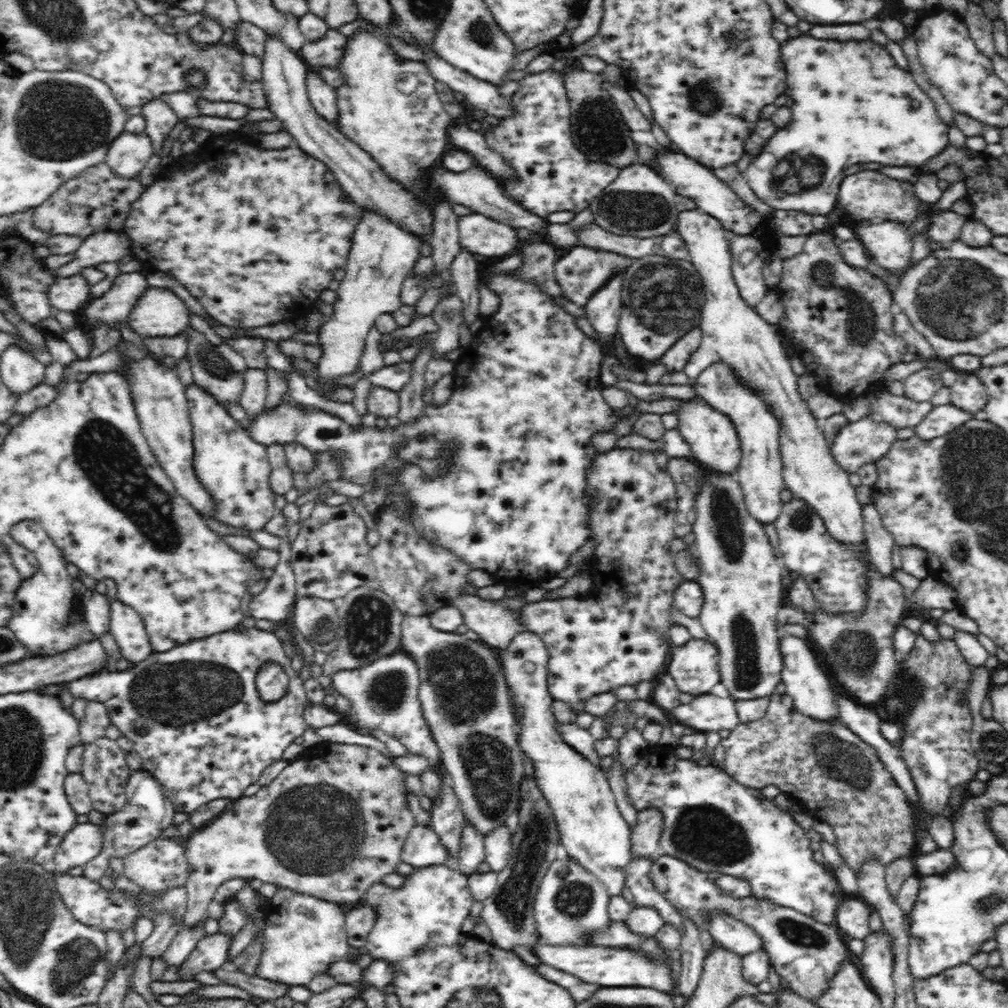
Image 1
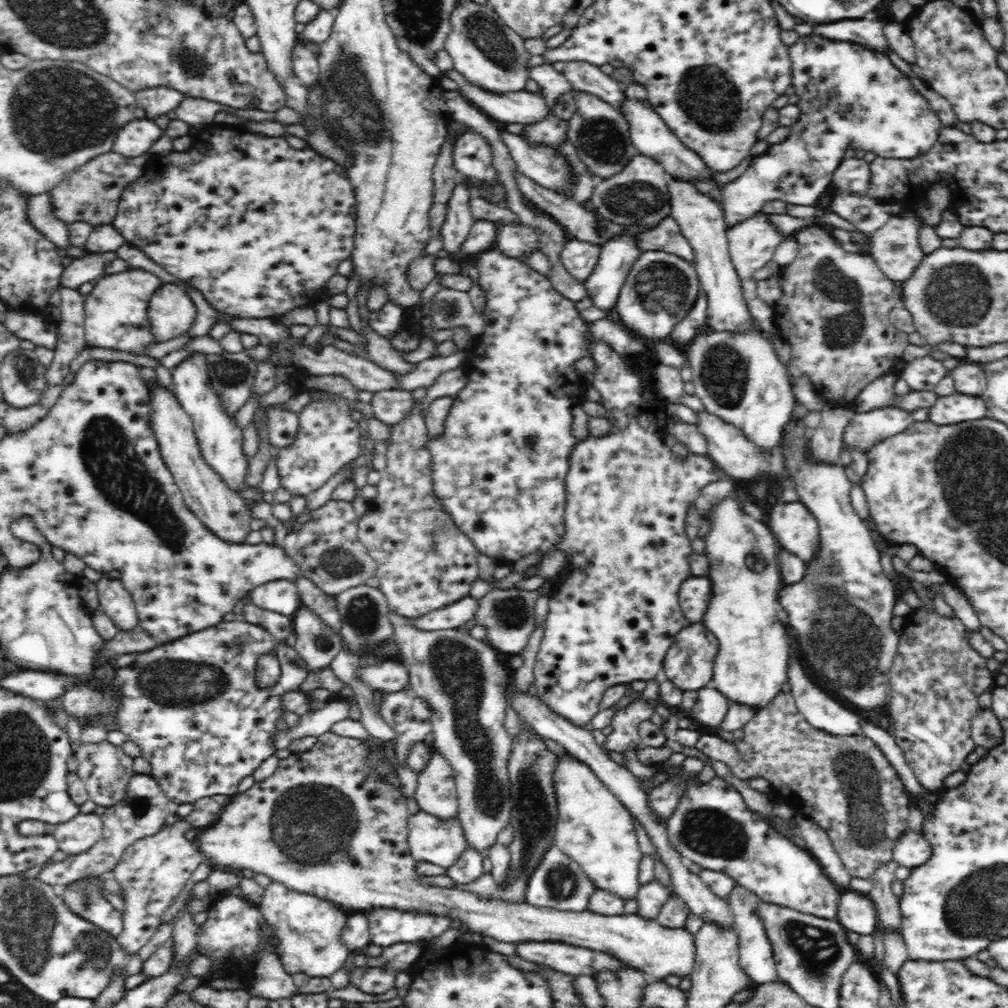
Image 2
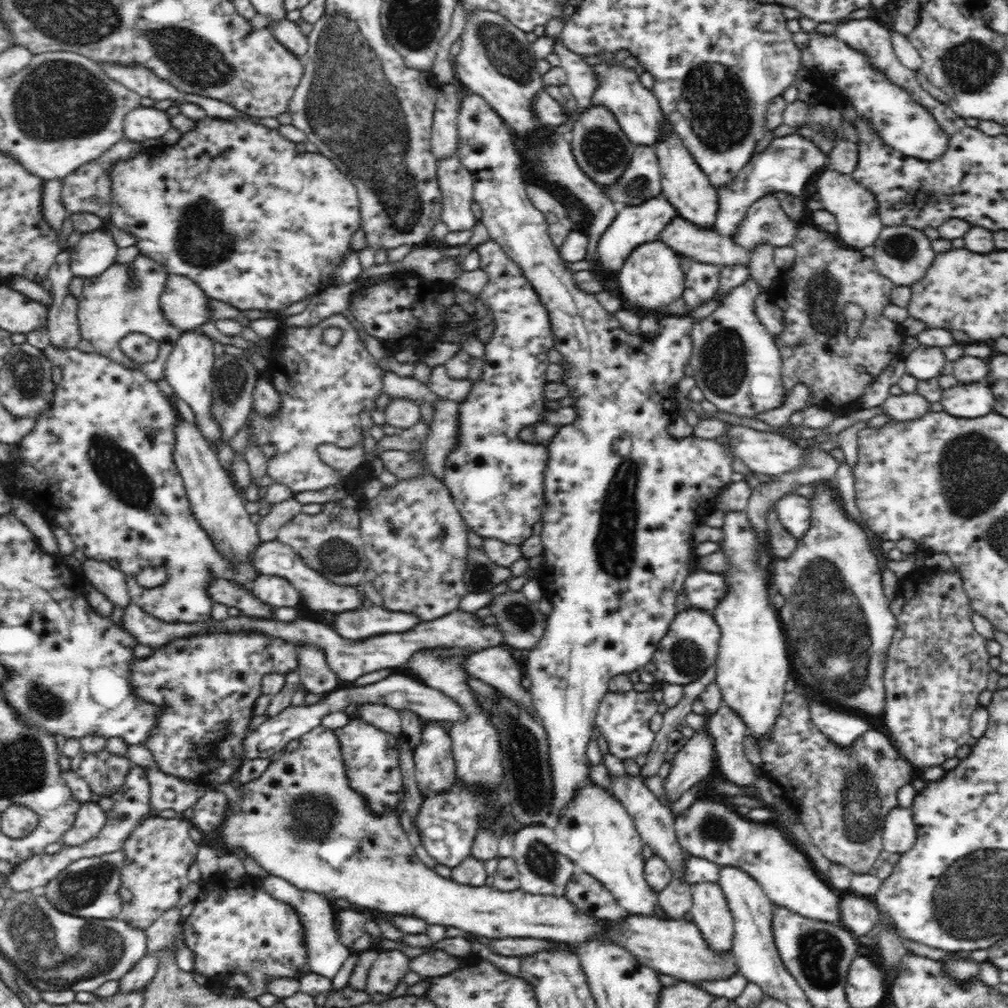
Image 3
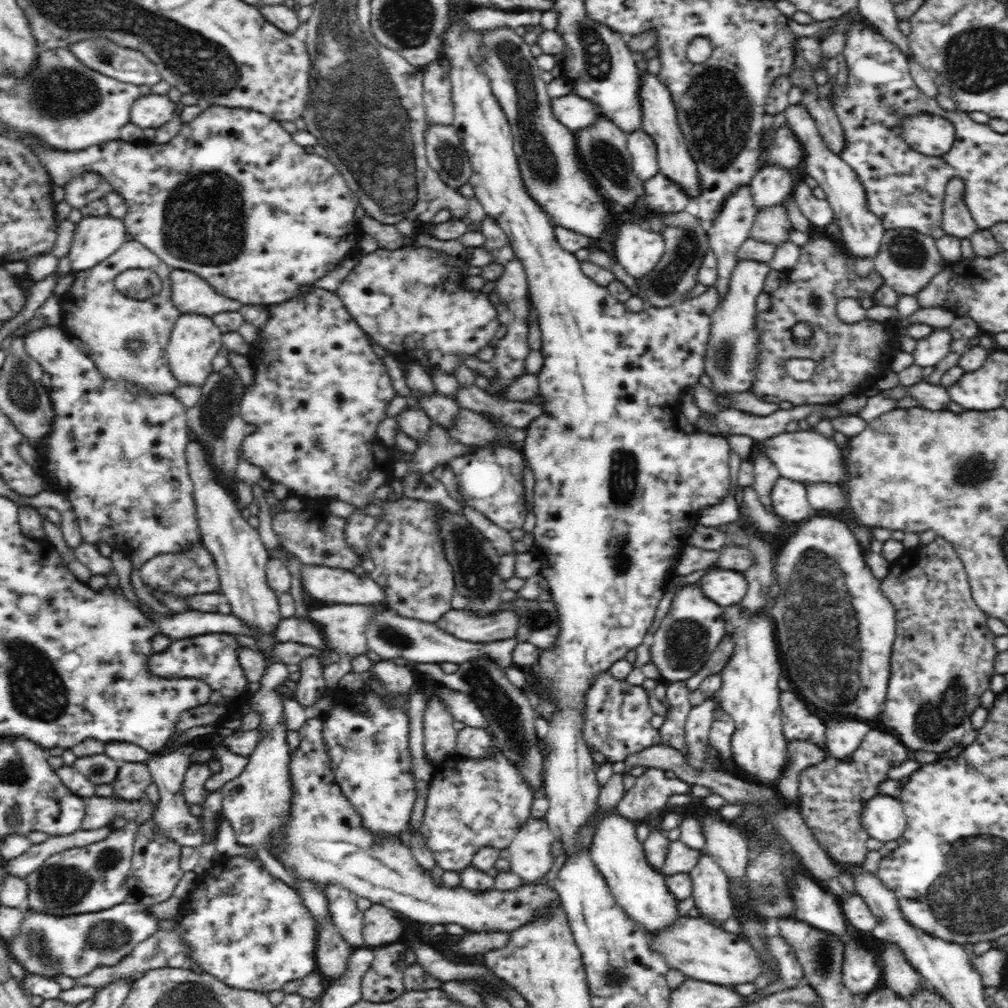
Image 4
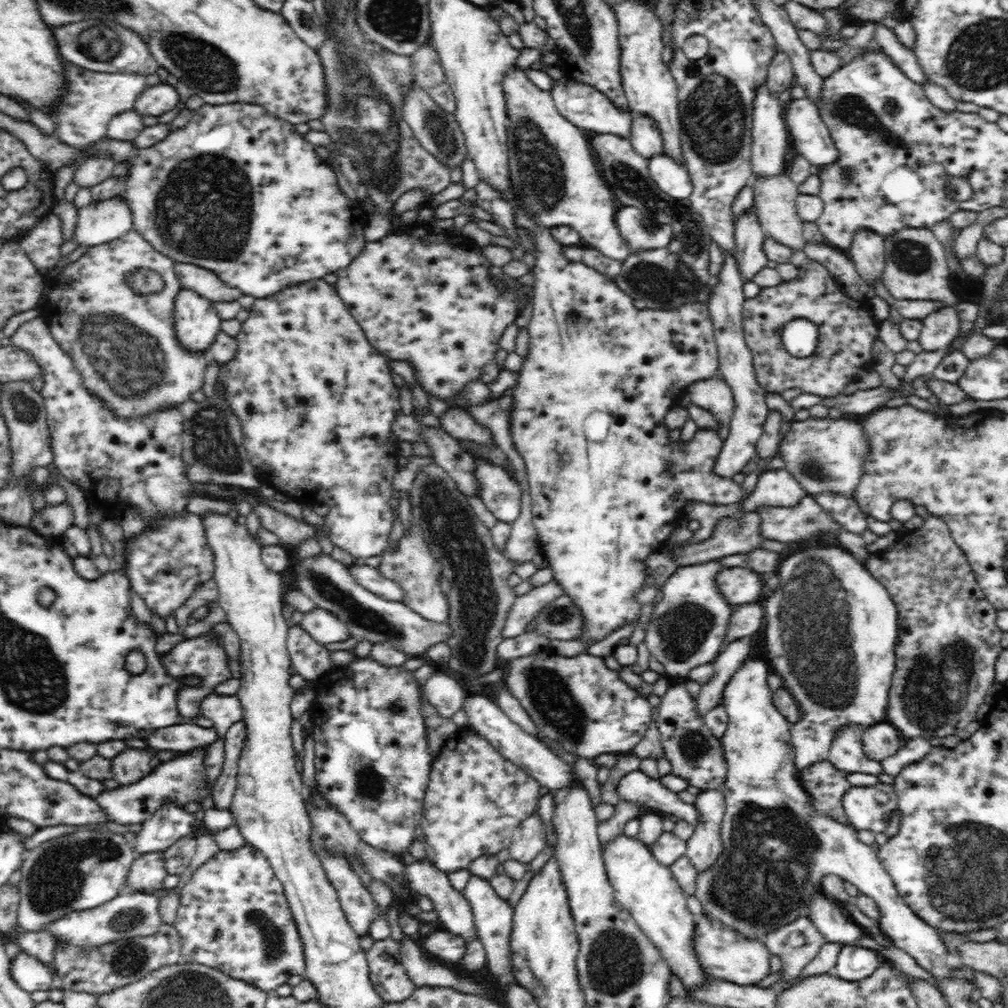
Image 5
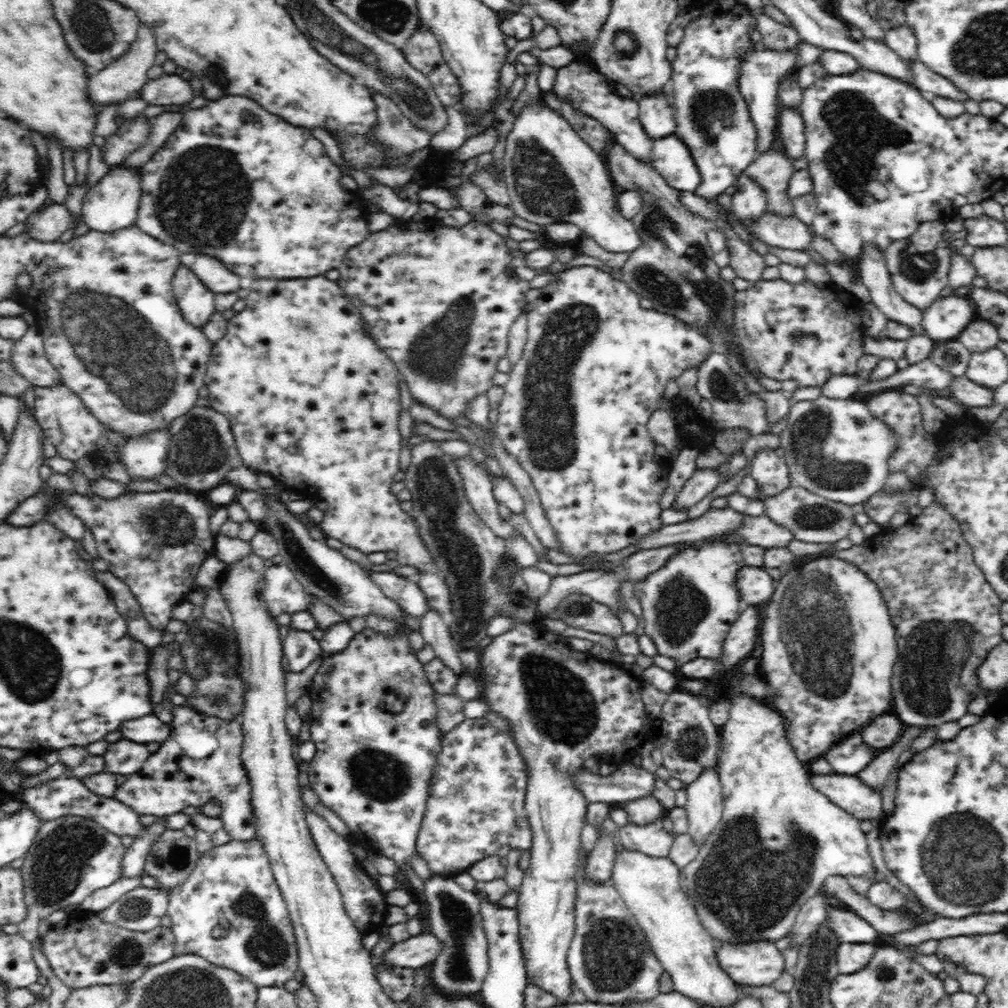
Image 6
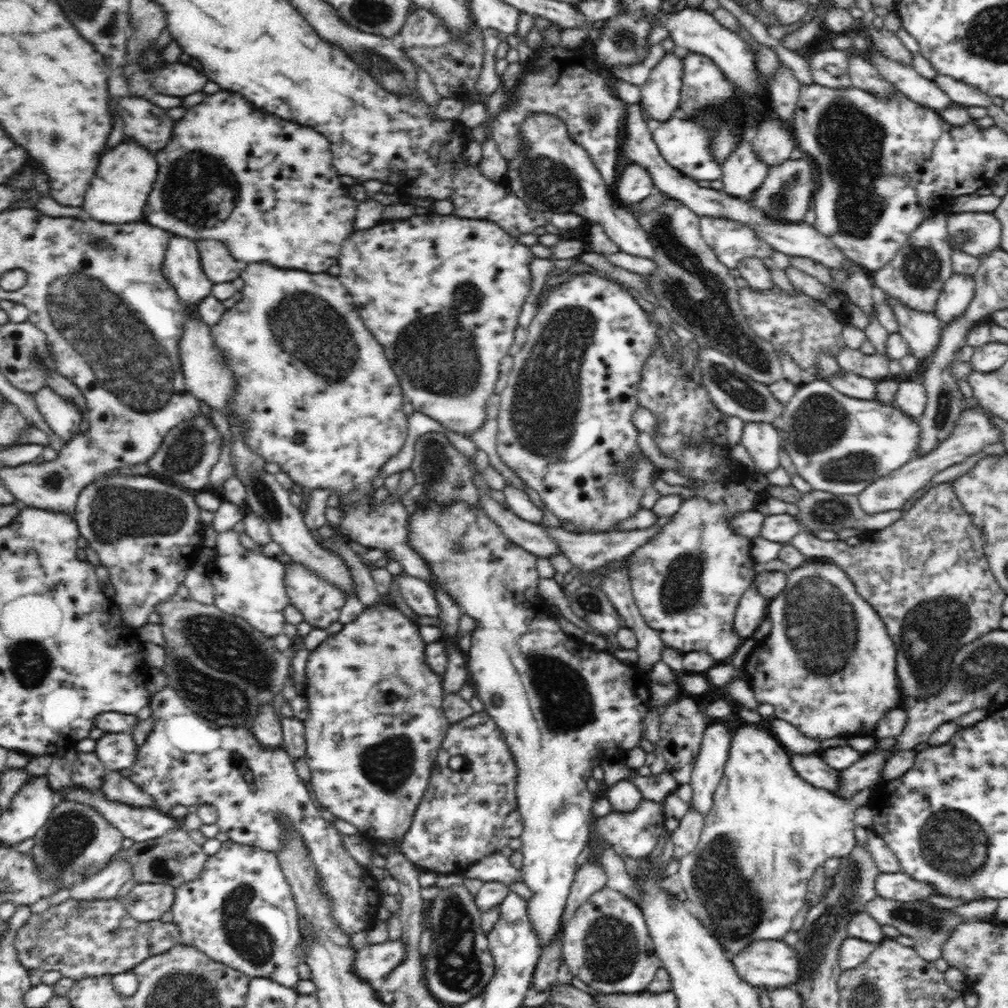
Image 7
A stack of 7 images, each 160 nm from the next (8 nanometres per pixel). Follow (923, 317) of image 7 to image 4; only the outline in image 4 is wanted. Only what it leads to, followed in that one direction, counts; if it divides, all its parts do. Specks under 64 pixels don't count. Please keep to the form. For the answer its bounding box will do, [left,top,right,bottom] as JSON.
[785,103,886,258]

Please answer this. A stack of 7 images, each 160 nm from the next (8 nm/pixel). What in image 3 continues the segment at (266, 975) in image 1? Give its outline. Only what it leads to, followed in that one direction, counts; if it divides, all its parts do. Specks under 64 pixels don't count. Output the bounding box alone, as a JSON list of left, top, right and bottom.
[262,875,352,981]

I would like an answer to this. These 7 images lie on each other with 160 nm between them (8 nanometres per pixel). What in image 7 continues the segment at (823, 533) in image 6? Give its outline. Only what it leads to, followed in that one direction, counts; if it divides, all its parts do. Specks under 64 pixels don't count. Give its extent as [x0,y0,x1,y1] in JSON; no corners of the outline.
[794,491,904,533]

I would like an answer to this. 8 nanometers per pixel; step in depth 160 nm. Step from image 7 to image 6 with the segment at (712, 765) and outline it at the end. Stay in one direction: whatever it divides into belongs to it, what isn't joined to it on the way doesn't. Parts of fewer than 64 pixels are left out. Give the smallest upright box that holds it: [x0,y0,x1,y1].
[685,765,724,848]

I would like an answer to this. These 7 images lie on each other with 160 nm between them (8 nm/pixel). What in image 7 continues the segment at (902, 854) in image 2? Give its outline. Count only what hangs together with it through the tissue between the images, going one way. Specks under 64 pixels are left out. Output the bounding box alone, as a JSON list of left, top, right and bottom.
[791,754,840,793]

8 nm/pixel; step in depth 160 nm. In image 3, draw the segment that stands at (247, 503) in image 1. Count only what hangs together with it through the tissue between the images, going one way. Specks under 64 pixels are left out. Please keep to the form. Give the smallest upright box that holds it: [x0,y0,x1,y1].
[165,328,224,449]

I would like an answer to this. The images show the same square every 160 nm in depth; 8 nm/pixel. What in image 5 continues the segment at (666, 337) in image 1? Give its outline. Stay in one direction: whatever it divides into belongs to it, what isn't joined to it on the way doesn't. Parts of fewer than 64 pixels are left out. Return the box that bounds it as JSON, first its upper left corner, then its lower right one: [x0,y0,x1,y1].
[615,206,672,254]

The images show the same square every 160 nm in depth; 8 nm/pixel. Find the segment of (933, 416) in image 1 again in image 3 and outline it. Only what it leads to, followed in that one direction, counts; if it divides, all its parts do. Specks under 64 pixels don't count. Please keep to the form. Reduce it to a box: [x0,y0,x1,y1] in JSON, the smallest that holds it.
[941,380,994,418]

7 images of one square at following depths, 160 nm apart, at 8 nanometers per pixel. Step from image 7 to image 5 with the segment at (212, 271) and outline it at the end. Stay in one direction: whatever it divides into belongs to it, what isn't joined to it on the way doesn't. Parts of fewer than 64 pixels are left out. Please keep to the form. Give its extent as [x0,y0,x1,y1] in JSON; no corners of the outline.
[175,263,243,304]

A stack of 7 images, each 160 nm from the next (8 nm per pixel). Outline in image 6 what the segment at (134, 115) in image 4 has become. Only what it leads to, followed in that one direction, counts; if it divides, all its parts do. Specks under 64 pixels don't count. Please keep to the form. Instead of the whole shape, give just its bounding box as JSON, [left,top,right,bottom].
[140,76,195,106]

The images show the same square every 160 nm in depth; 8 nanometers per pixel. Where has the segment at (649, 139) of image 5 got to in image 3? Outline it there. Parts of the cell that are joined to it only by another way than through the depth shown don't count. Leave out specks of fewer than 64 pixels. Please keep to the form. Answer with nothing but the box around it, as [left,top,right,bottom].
[601,144,663,208]

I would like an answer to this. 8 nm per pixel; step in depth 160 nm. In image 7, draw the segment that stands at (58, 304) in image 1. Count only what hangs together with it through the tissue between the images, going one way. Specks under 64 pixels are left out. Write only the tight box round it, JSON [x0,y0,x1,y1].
[81,140,158,224]

